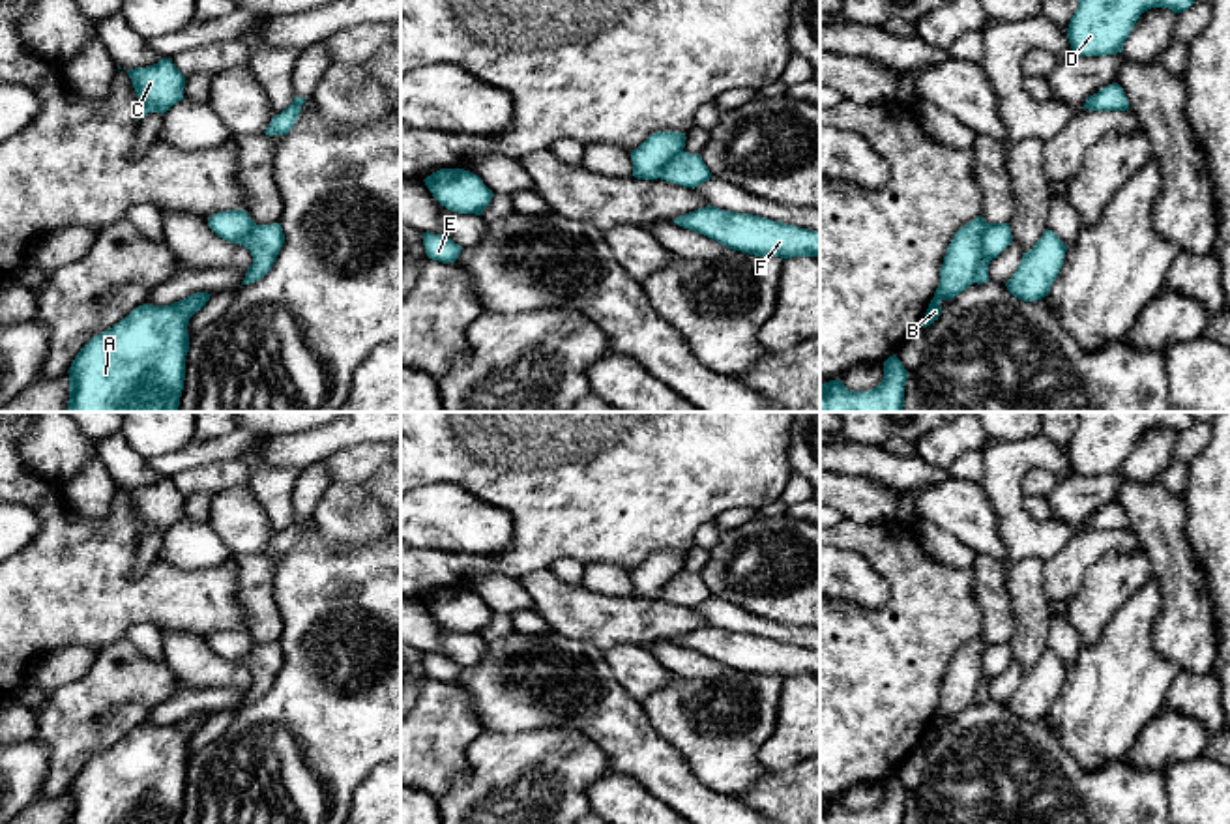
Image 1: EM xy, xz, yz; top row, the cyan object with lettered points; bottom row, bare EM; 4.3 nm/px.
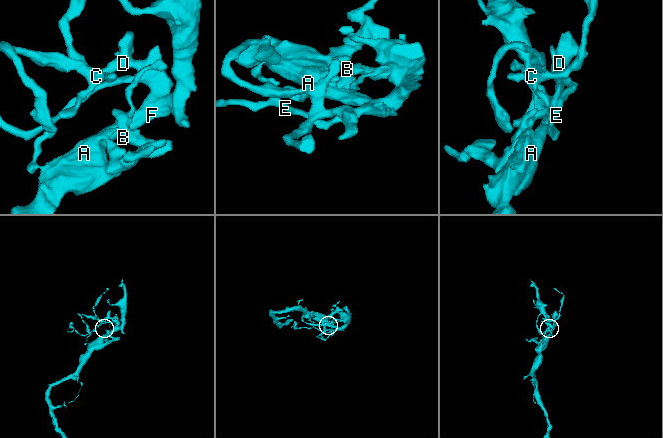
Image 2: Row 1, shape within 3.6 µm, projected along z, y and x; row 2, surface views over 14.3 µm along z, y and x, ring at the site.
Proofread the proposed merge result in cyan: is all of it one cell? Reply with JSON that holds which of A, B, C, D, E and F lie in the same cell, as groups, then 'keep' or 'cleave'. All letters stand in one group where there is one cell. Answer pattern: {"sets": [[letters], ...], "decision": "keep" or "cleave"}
{"sets": [["A", "C", "D", "E", "F"], ["B"]], "decision": "cleave"}

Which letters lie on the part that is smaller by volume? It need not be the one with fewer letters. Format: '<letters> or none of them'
B

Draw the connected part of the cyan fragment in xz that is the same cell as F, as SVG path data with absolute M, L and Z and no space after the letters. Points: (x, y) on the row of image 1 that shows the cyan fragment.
M708 204L672 221L754 257L820 257L820 232L753 213L719 210Z

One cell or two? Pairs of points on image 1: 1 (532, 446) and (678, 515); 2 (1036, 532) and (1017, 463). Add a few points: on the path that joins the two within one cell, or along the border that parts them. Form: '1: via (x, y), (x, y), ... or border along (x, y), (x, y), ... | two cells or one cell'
1: via (568, 446), (609, 446), (643, 480) | one cell
2: via (1019, 517), (1011, 510), (1011, 480) | one cell

